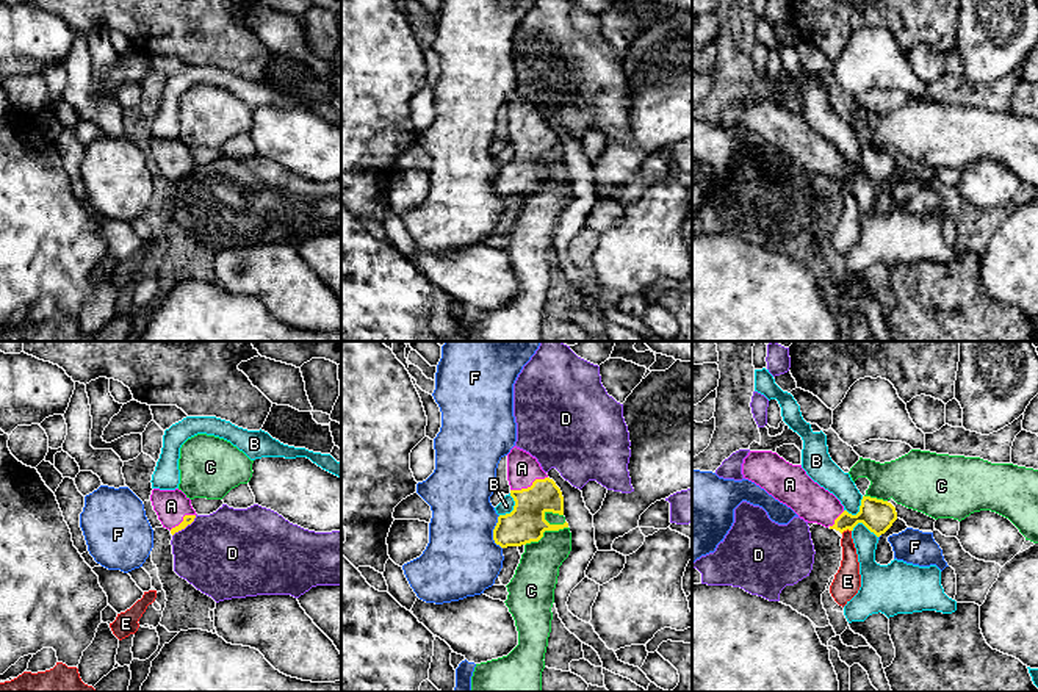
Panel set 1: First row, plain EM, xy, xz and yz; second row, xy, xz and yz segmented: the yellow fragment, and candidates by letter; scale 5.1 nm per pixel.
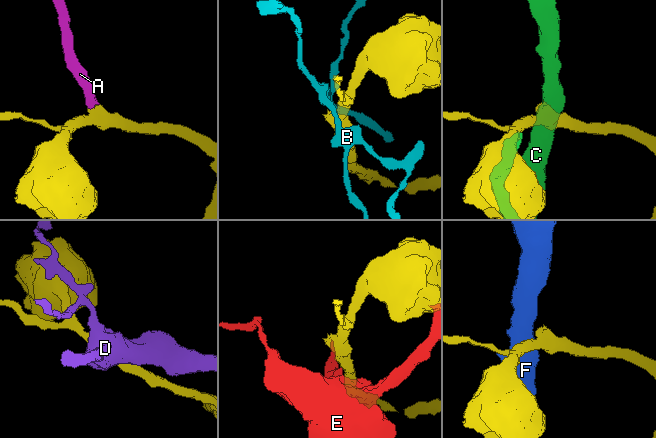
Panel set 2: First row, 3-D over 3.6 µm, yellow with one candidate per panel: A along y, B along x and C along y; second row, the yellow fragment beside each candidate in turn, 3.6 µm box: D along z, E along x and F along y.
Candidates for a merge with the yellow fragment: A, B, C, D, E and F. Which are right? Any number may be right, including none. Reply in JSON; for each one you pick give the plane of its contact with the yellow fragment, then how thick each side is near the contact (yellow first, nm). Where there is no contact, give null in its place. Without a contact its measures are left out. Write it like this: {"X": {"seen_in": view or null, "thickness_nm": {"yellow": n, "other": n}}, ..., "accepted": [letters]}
{"A": {"seen_in": "xz", "thickness_nm": {"yellow": 200, "other": 160}}, "accepted": ["A"]}

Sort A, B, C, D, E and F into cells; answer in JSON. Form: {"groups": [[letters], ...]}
{"groups": [["A"], ["B"], ["C"], ["D"], ["E"], ["F"]]}

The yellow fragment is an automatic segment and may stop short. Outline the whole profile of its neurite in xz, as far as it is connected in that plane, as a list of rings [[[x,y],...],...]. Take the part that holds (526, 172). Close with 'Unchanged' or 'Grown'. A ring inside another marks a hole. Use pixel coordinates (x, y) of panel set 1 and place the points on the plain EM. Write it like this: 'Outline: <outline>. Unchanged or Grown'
Outline: [[[514,96],[507,103],[507,130],[515,155],[510,163],[498,166],[493,178],[496,194],[521,196],[539,191],[545,180],[568,177],[567,171],[550,174],[545,169],[546,161],[564,164],[564,146],[535,106]]]. Grown

